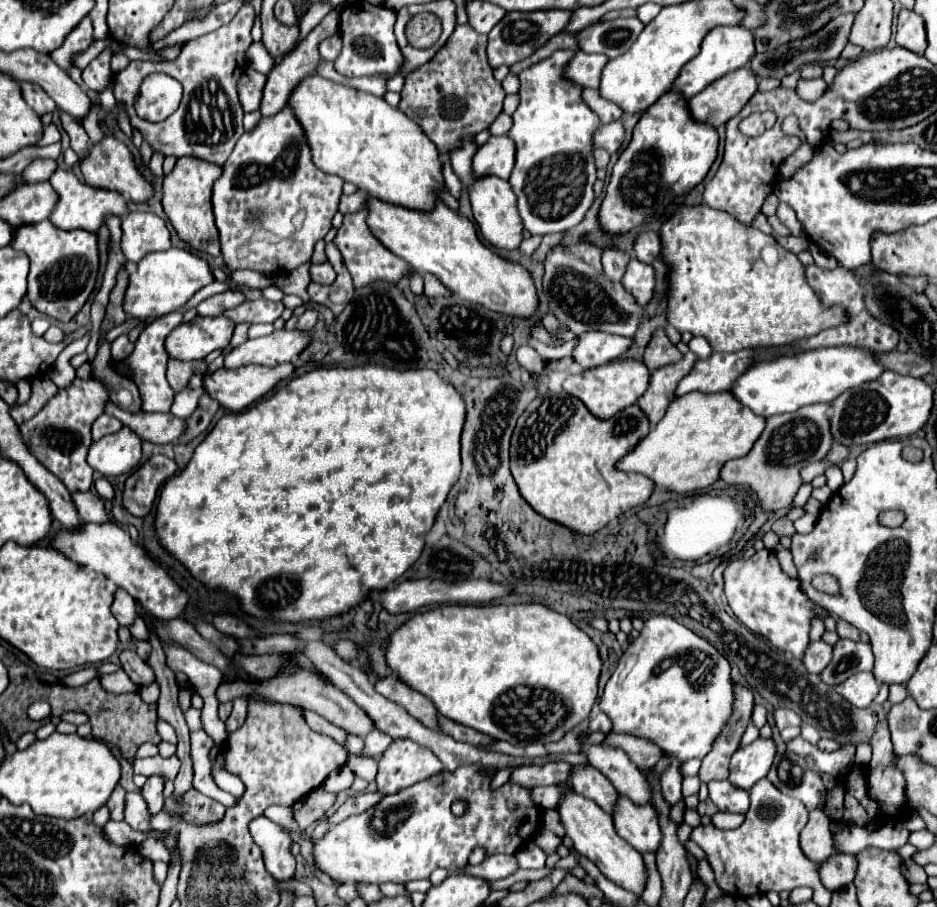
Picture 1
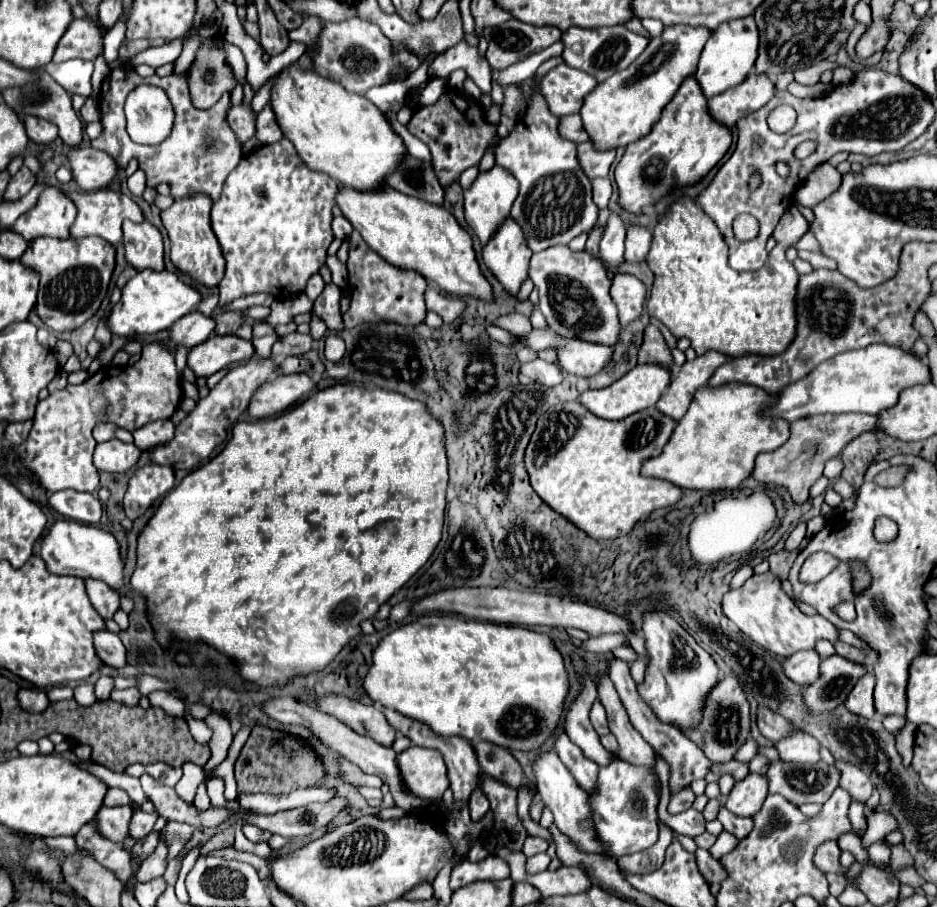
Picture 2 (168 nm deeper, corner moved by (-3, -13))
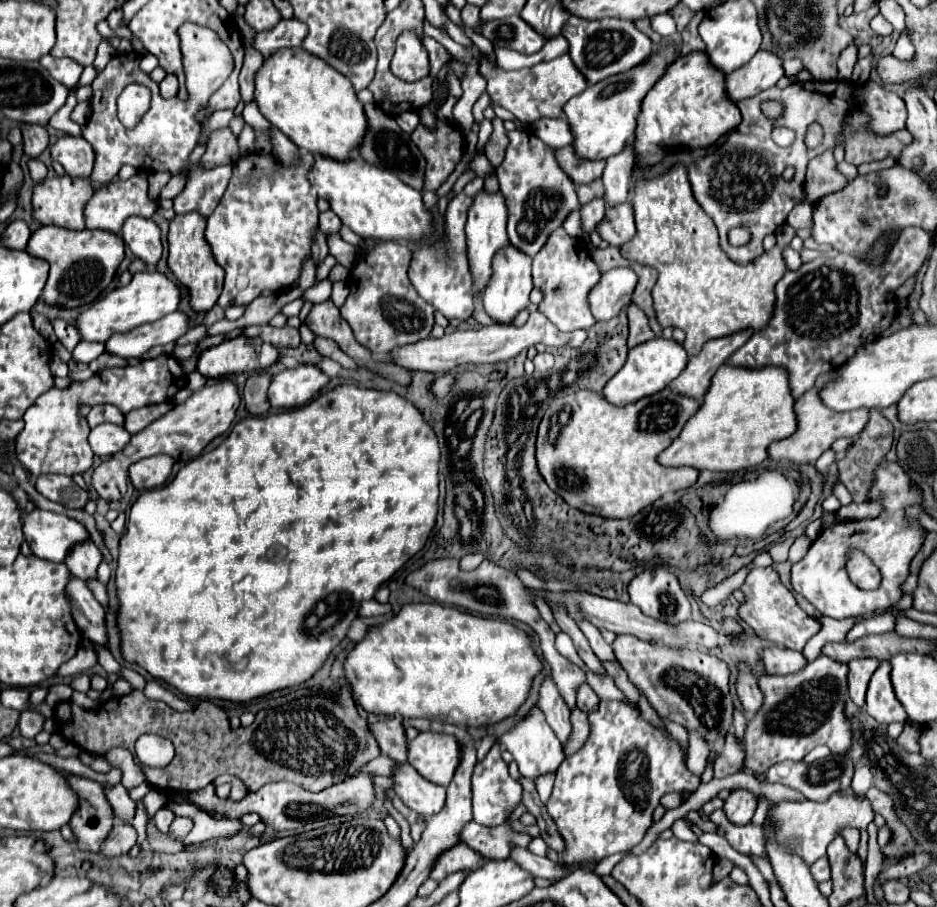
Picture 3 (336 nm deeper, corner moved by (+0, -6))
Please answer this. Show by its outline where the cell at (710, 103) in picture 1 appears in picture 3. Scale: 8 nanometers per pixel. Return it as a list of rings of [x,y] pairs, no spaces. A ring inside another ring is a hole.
[[[761,49],[743,69],[735,69],[727,75],[727,93],[733,101],[741,101],[773,87],[783,75],[783,61]]]

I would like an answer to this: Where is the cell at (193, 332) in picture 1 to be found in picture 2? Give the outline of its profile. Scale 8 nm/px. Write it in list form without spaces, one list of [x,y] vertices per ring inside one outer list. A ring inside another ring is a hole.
[[[210,336],[206,342],[198,344],[188,352],[188,368],[200,378],[218,372],[230,364],[236,364],[244,358],[252,358],[254,346],[248,340],[238,336]]]

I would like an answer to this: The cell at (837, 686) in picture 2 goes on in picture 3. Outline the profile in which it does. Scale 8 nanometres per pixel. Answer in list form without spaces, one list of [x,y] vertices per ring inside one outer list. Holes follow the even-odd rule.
[[[819,655],[793,675],[763,675],[757,679],[763,693],[761,709],[747,721],[745,729],[745,765],[751,771],[765,773],[771,765],[785,759],[801,761],[817,745],[827,745],[831,753],[843,755],[851,747],[851,725],[845,717],[847,665]]]

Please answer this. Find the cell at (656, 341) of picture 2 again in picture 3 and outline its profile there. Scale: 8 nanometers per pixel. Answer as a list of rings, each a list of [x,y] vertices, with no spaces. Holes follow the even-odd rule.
[[[631,303],[627,307],[627,317],[629,317],[629,341],[627,341],[629,347],[635,347],[635,345],[645,343],[655,337],[655,333],[649,329],[647,315],[637,305]]]

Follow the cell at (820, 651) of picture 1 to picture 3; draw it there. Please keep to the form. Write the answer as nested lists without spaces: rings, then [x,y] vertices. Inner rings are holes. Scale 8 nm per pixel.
[[[769,647],[763,649],[763,665],[769,675],[791,675],[807,665],[803,653],[791,651],[785,647]]]

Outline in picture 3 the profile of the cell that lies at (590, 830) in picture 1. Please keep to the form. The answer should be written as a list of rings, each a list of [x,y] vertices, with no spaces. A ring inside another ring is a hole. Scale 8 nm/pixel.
[[[533,705],[529,709],[529,715],[525,719],[517,721],[507,733],[503,733],[499,737],[499,743],[513,755],[513,759],[519,765],[521,775],[527,779],[537,779],[539,775],[543,775],[547,771],[557,771],[557,767],[565,759],[563,749],[561,749],[561,741],[557,739],[557,735],[549,727],[549,723],[545,721],[545,715],[541,713],[541,709],[537,705]]]

